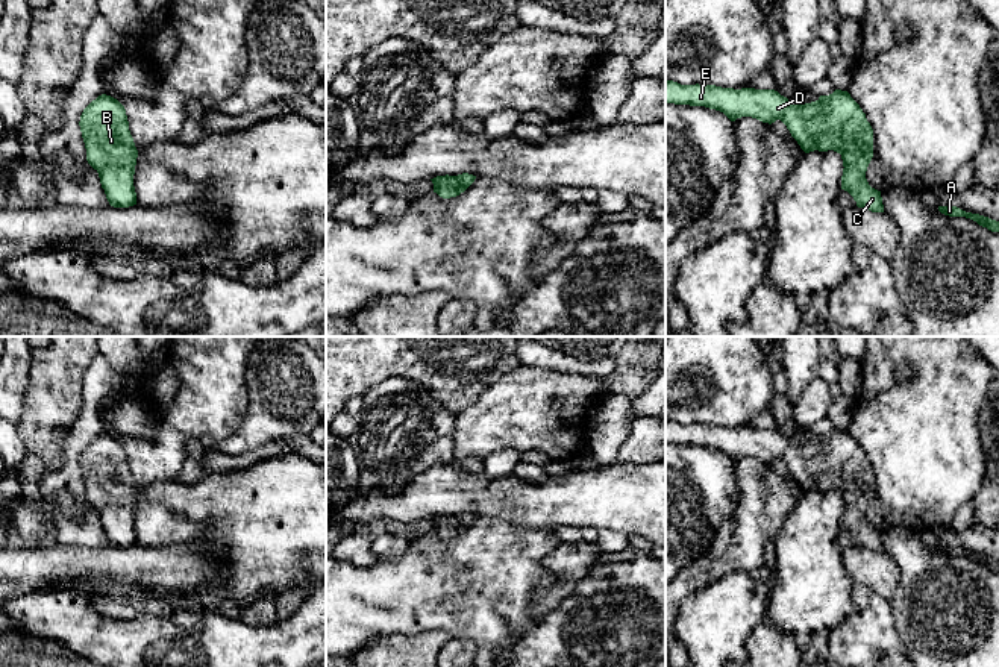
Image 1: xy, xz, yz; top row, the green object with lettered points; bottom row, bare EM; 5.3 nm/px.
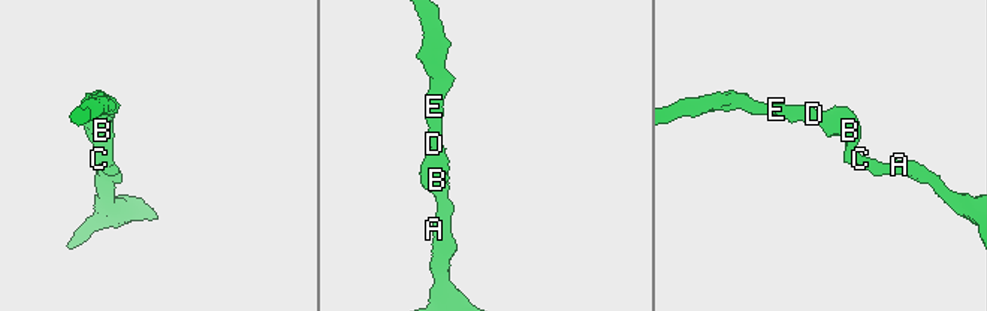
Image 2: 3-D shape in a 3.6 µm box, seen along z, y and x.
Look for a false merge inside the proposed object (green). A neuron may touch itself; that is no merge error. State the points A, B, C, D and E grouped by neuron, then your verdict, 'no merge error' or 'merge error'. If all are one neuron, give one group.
groups A B C D E; no merge error

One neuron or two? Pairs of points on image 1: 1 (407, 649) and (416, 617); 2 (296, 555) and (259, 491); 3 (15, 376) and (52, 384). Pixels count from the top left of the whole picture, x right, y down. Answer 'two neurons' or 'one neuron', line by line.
1: two neurons
2: one neuron
3: two neurons

